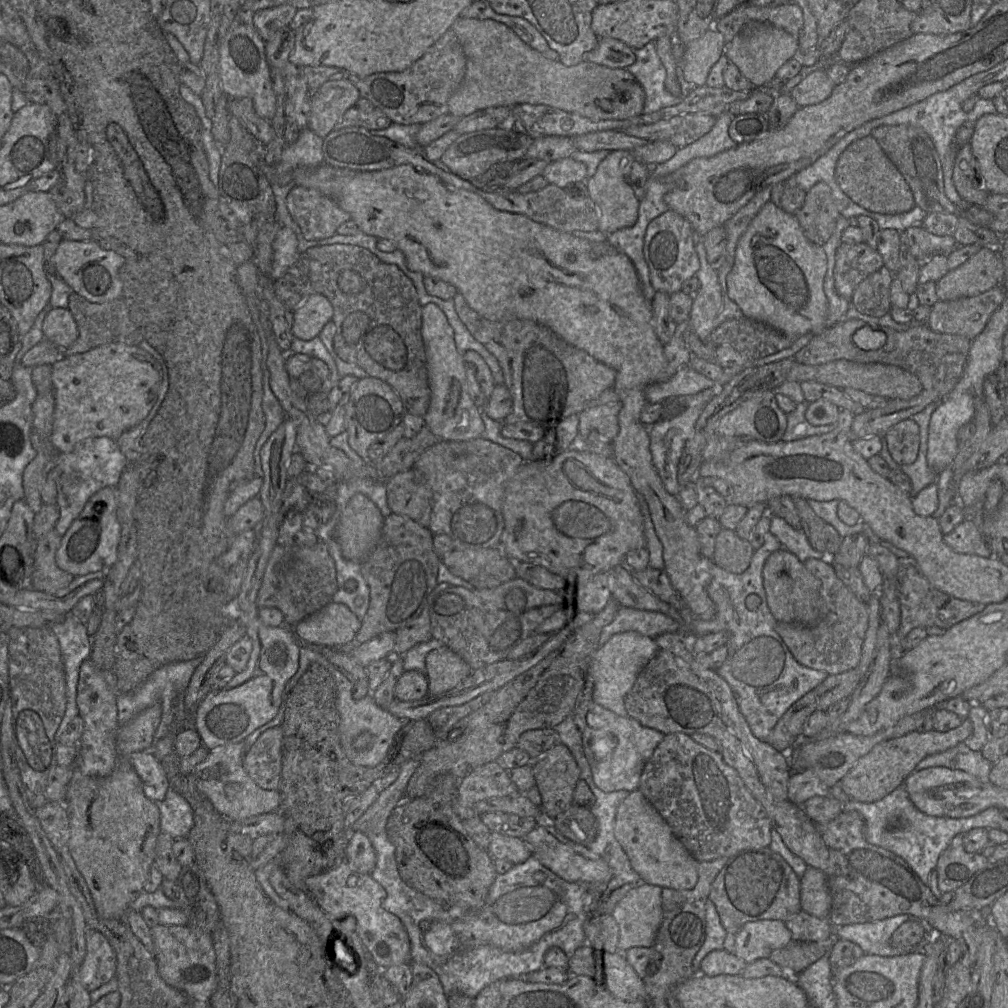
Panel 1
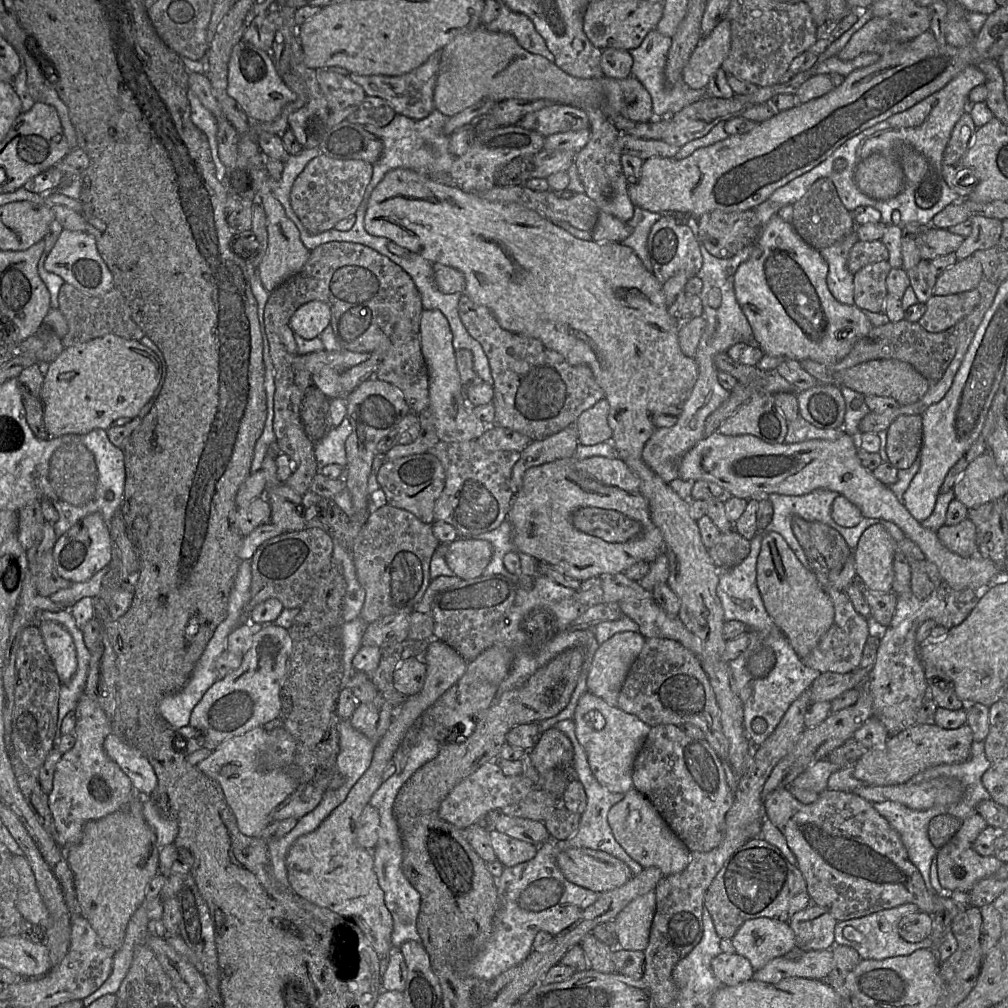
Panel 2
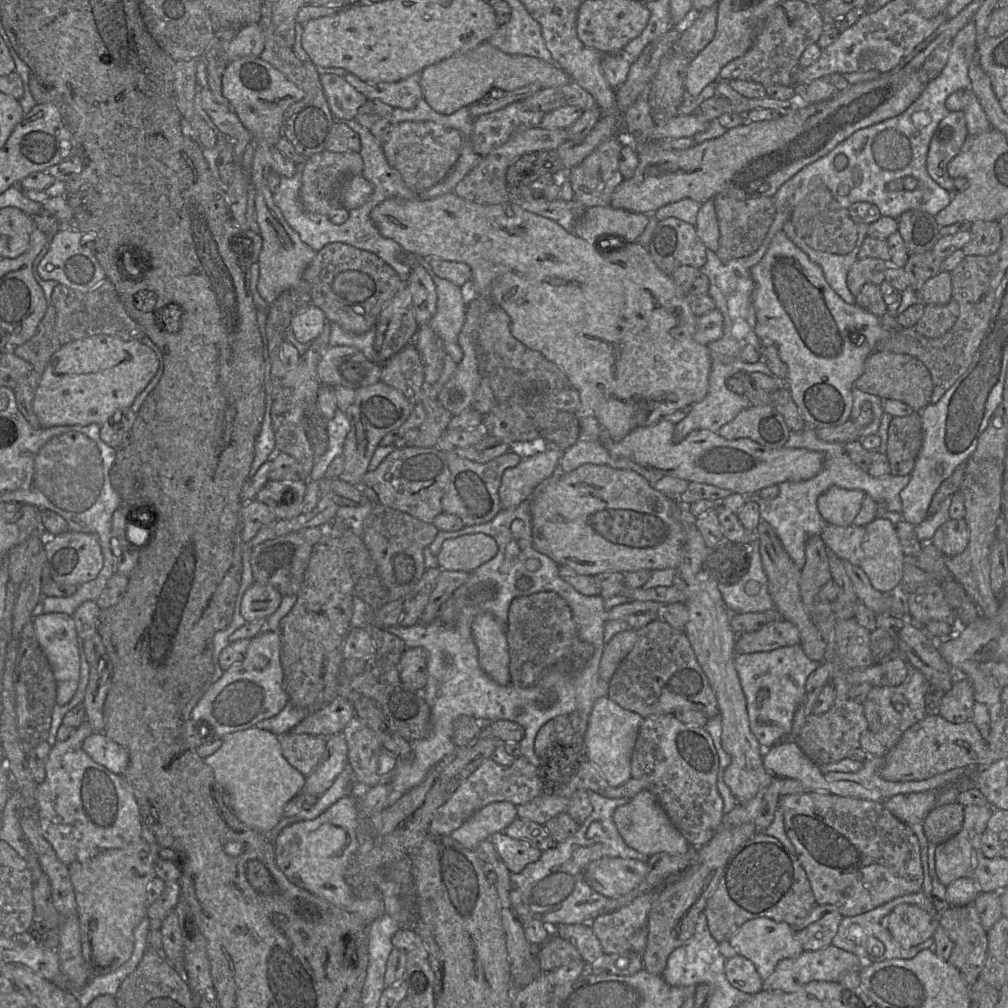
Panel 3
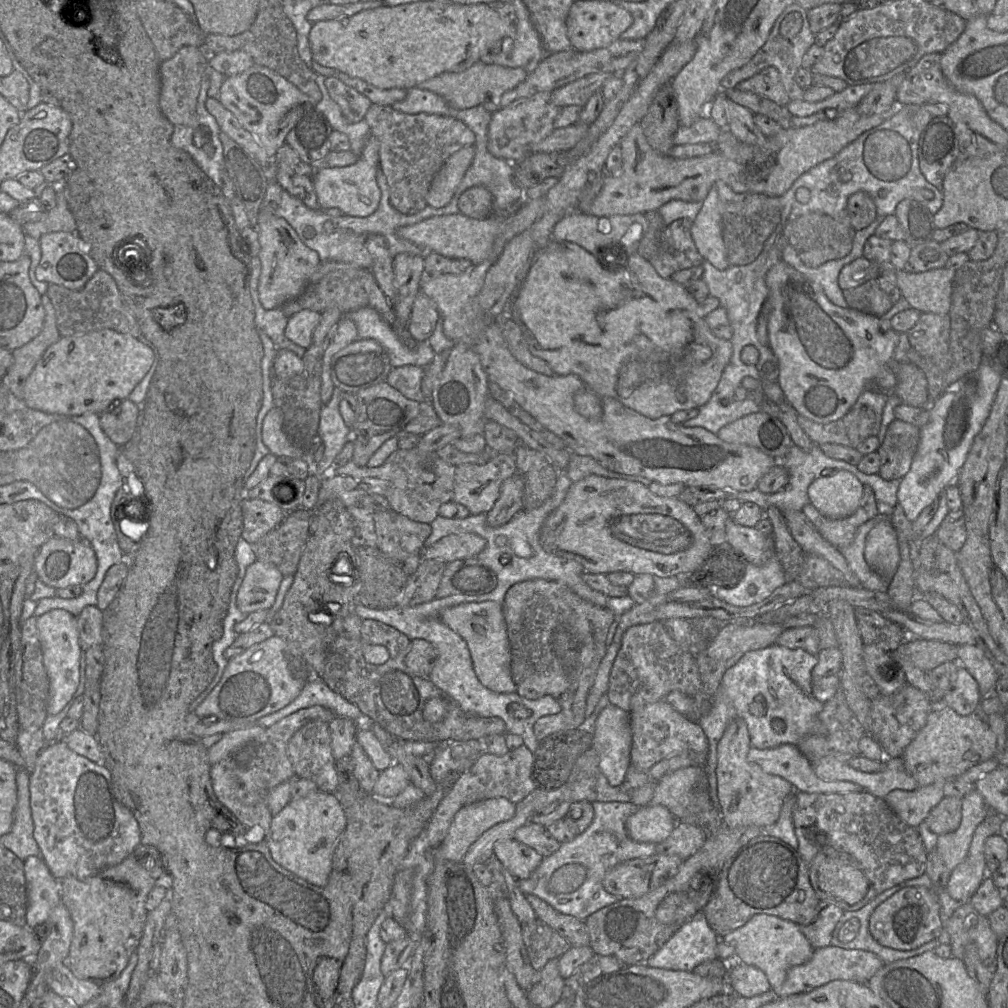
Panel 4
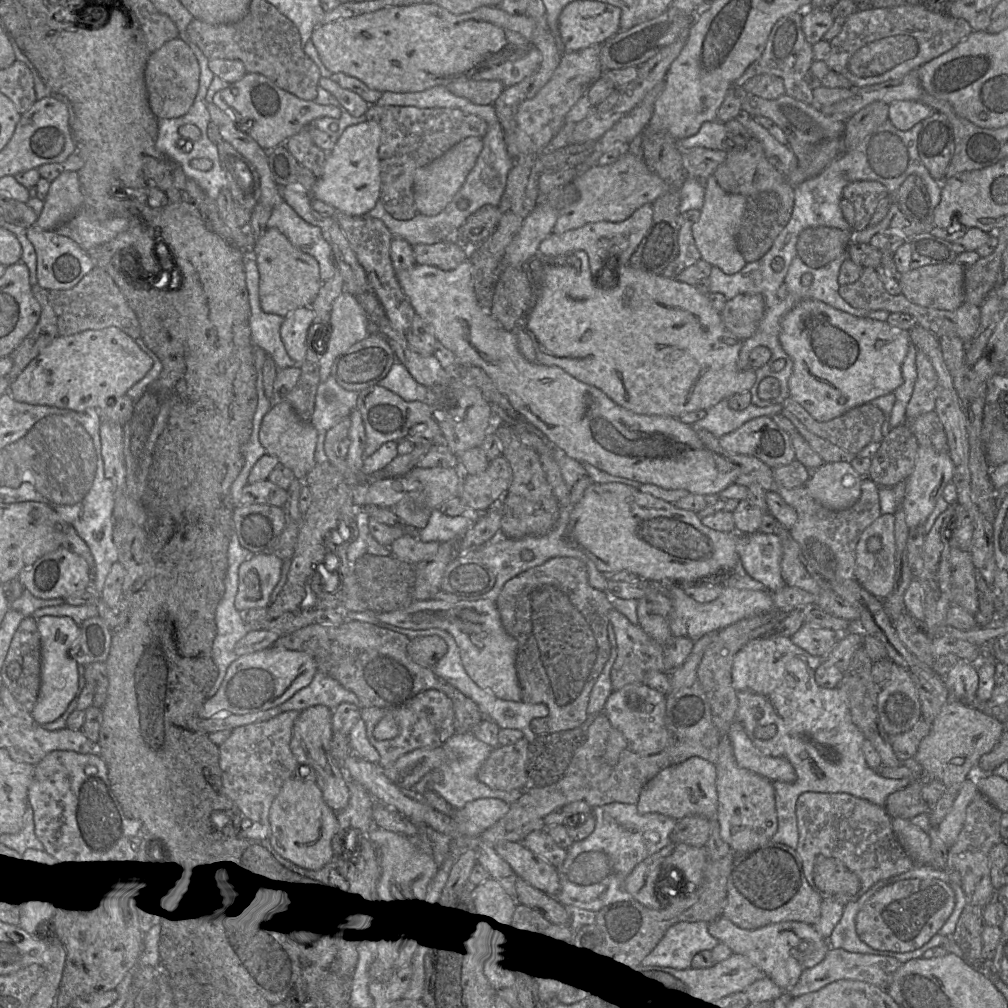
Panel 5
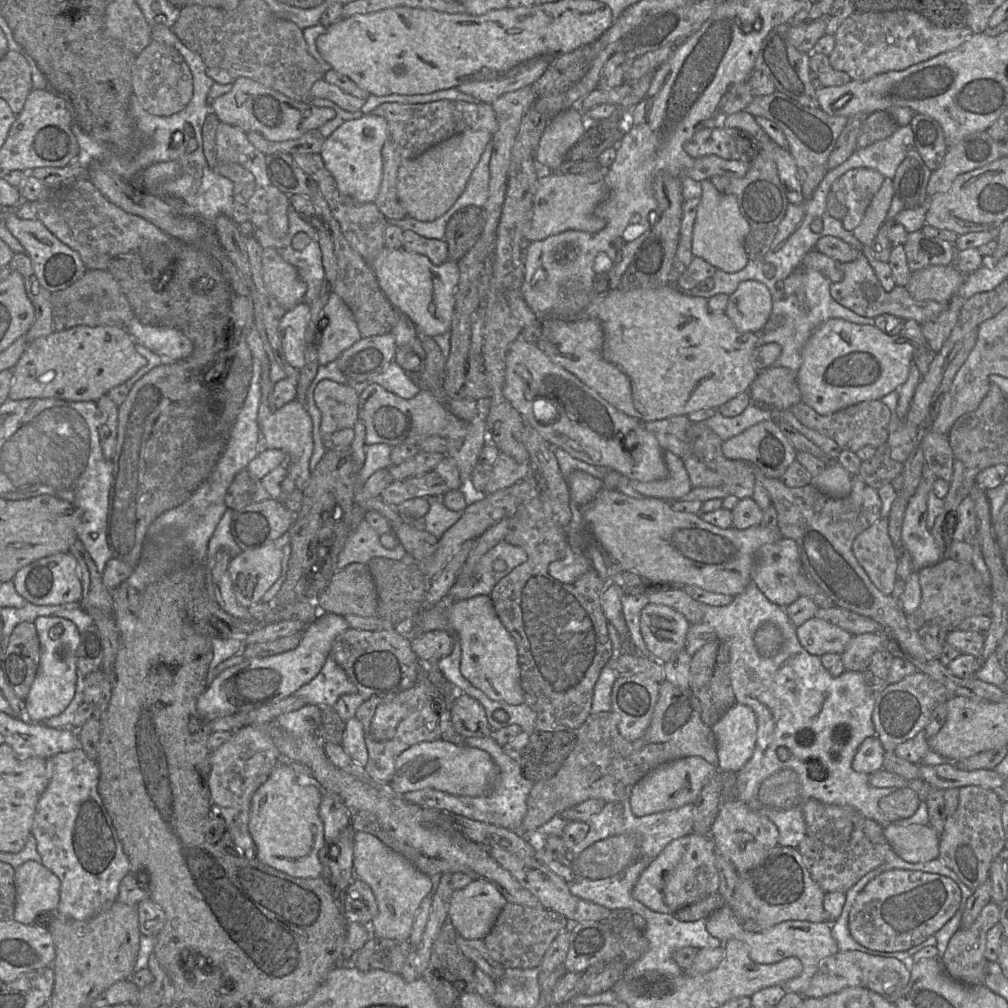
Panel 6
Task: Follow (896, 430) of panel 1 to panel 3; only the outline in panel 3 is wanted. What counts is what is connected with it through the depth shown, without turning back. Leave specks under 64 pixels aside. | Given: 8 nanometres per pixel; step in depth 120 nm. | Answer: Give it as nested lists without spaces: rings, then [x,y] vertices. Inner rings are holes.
[[[921,413],[892,417],[887,431],[886,456],[890,474],[910,474],[922,447]]]

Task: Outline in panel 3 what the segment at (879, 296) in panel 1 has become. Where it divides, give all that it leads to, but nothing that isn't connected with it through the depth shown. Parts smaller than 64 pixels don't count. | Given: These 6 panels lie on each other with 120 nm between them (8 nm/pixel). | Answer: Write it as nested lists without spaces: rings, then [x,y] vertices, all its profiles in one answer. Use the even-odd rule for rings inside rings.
[[[878,258],[857,259],[847,274],[847,286],[851,293],[857,296],[867,283],[880,286],[889,264]]]

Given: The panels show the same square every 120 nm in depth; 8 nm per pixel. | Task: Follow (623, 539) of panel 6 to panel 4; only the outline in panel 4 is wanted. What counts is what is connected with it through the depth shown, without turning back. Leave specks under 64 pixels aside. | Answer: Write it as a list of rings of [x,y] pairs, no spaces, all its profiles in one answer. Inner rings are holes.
[[[589,475],[571,485],[563,502],[545,519],[540,530],[540,543],[546,552],[562,558],[575,560],[582,565],[584,572],[592,574],[609,574],[624,571],[632,573],[635,576],[651,574],[658,577],[677,576],[683,578],[696,571],[714,549],[700,517],[692,507],[682,502],[678,497],[668,498],[658,496],[652,493],[647,486],[639,482],[606,478],[598,475]]]

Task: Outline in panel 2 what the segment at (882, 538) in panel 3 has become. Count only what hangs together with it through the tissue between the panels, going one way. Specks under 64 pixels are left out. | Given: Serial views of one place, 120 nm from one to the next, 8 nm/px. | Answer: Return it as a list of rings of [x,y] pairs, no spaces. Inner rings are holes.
[[[877,523],[861,535],[853,551],[857,578],[876,592],[892,591],[893,559],[896,543],[885,527]]]

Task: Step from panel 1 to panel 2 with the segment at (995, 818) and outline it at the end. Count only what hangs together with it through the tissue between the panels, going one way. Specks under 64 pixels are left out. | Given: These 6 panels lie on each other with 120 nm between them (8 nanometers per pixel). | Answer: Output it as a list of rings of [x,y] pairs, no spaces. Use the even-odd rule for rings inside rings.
[[[885,801],[872,804],[898,832],[910,860],[919,869],[926,888],[930,893],[935,893],[929,878],[931,863],[938,852],[928,837],[928,826],[933,817],[920,818],[917,810],[898,802]]]

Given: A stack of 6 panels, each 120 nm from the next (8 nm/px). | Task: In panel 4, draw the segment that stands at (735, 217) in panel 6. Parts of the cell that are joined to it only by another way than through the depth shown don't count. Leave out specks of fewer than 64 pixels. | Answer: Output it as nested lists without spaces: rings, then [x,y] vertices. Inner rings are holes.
[[[713,185],[703,201],[703,206],[692,223],[693,241],[705,260],[719,270],[730,266],[723,238],[723,219],[716,185]]]

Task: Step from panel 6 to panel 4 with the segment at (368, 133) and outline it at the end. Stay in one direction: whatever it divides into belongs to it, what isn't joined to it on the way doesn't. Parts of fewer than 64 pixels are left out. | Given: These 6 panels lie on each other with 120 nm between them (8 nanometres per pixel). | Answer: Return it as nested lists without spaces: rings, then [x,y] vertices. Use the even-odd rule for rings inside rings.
[[[370,135],[356,163],[346,167],[326,168],[316,172],[312,178],[320,208],[322,210],[336,208],[343,215],[352,217],[367,217],[374,213],[381,198],[376,179],[379,157],[379,141]]]

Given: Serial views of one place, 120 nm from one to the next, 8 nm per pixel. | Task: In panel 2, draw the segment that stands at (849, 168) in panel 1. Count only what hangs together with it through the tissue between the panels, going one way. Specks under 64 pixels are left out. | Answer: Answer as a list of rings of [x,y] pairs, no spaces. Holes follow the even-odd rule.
[[[873,153],[857,165],[854,180],[861,192],[876,200],[899,194],[906,179],[895,154]]]

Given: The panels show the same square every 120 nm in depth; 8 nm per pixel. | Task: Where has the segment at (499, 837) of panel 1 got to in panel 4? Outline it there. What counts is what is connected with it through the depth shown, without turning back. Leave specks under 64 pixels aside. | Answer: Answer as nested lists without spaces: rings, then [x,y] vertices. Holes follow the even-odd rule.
[[[515,839],[498,841],[493,855],[517,880],[529,878],[544,858]]]

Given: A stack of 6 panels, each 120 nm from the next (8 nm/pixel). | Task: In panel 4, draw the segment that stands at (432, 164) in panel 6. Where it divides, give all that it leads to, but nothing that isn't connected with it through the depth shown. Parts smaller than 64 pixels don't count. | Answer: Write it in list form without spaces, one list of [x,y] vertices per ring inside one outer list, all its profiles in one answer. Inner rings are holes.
[[[473,145],[465,146],[452,154],[435,175],[426,196],[426,203],[442,208],[450,203],[475,156]]]

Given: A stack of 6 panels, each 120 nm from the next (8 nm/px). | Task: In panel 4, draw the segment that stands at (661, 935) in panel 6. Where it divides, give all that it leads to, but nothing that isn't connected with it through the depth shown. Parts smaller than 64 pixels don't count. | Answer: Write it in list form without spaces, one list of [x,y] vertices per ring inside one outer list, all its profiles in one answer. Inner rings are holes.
[[[701,912],[684,923],[645,964],[668,970],[694,971],[699,964],[718,958],[719,940]]]

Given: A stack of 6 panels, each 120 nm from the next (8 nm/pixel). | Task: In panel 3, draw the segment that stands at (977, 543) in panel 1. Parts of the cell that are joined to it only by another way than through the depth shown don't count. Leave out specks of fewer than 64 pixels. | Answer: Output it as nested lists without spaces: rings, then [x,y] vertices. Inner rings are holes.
[[[962,518],[948,519],[940,525],[930,543],[945,556],[956,556],[965,550],[968,541],[968,527]]]

